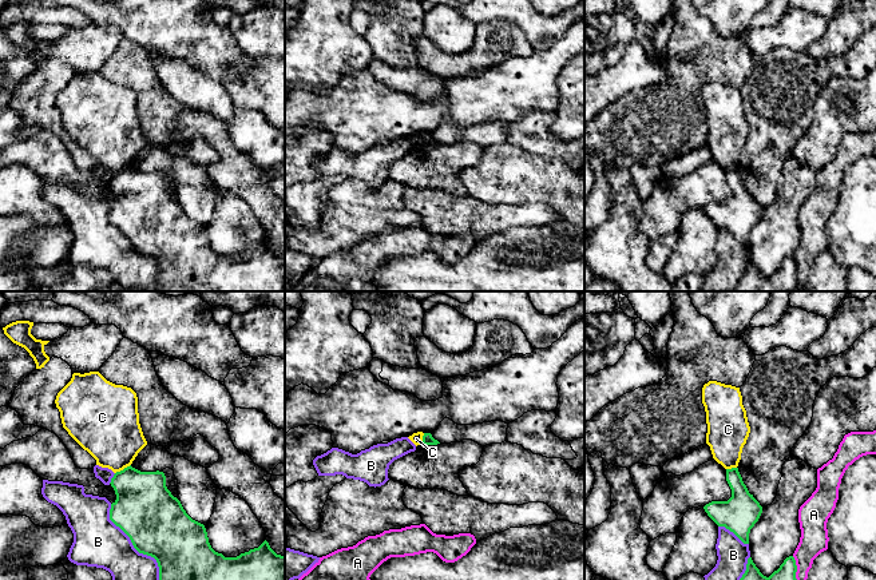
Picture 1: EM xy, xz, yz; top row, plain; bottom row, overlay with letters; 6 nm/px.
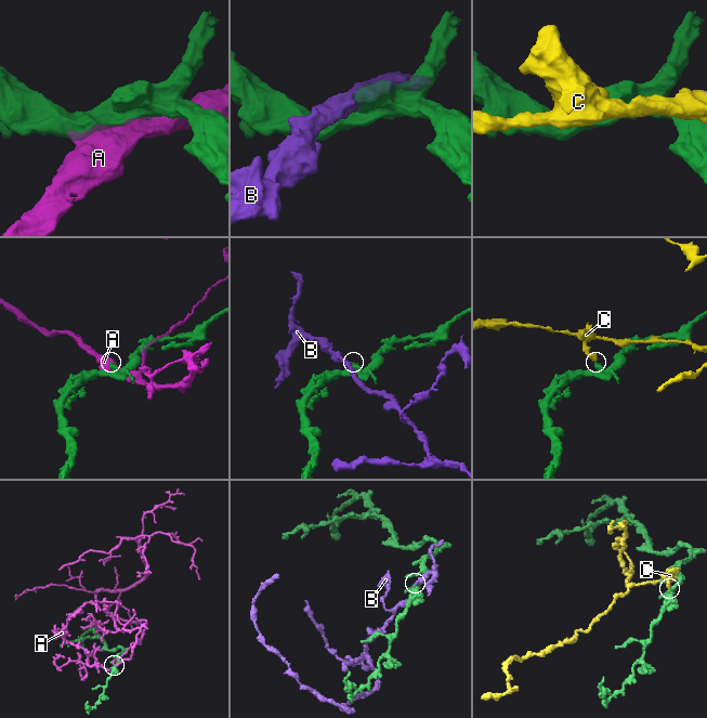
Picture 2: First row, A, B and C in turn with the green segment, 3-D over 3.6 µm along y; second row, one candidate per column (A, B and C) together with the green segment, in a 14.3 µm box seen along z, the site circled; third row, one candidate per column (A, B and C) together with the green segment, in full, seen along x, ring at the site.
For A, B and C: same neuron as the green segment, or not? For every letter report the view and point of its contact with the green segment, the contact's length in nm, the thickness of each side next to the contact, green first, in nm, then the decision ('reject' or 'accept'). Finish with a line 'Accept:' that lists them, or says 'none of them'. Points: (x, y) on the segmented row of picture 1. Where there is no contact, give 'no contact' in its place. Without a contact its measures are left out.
A: yz (796, 568) | 150 nm | 110/170 nm | reject
B: xy (133, 544) | 550 nm | 380/300 nm | reject
C: xy (123, 469) | 110 nm | 340/360 nm | reject
Accept: none of them

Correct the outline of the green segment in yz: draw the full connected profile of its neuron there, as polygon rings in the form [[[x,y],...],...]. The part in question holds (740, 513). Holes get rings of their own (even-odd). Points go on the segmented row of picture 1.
[[[738,468],[726,469],[726,481],[732,497],[728,501],[711,501],[703,509],[718,527],[725,527],[744,544],[749,544],[750,529],[758,521],[762,506],[749,493]]]

